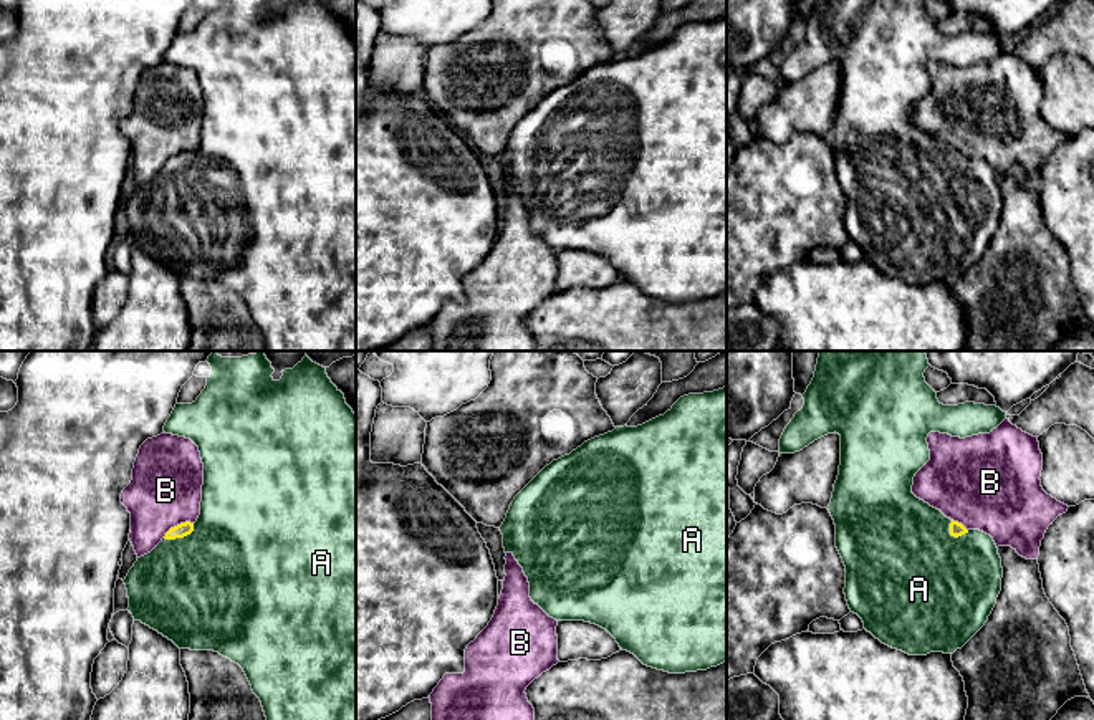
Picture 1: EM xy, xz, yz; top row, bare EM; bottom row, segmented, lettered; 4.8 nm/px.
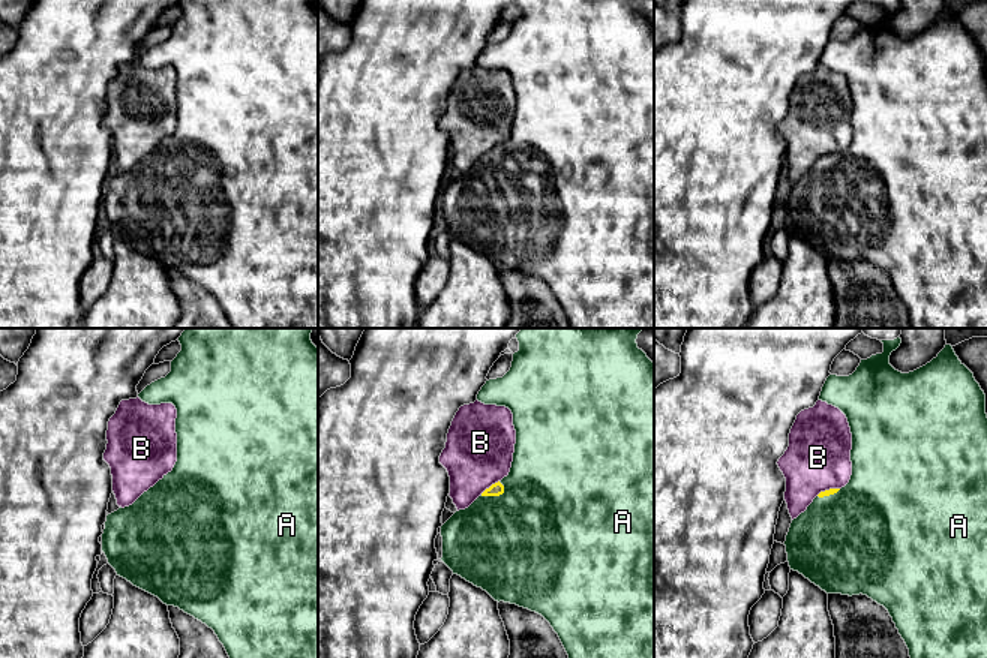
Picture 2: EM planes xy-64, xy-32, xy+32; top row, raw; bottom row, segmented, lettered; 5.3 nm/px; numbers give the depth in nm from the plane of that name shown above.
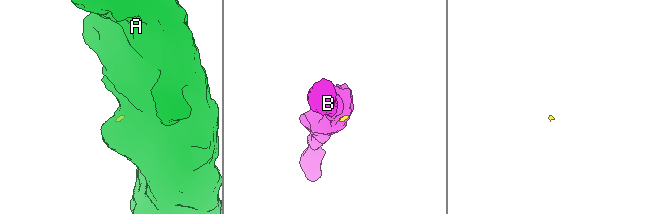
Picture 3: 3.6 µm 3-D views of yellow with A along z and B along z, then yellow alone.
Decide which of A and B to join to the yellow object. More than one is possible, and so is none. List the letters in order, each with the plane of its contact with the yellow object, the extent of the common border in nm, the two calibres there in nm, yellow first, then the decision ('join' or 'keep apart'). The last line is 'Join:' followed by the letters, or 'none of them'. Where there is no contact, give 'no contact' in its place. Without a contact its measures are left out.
A: contact in xy; length 170 nm; calibres 70 and 500 nm; join
B: contact in xy; length 170 nm; calibres 70 and 360 nm; keep apart
Join: A

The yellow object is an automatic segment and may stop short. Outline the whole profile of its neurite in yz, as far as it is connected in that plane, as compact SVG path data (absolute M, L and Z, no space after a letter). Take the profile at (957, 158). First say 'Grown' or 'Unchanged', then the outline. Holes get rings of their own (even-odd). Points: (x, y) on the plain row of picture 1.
Grown. M814 0L814 7L803 23L804 35L786 55L780 68L778 79L780 83L794 83L828 63L836 61L841 65L839 104L834 113L834 121L828 139L836 154L836 177L846 195L846 230L851 242L862 248L864 258L867 262L871 262L882 273L902 280L909 285L927 285L930 281L953 283L957 278L962 278L988 250L988 245L991 243L996 233L996 227L1001 220L1003 207L1001 187L993 167L980 159L967 159L962 152L947 147L940 139L917 127L912 122L912 114L915 103L930 89L930 79L927 73L930 61L948 63L960 68L978 63L990 63L1006 48L1006 41L996 35L975 31L943 35L938 31L937 22L925 12L924 2L925 0Z

